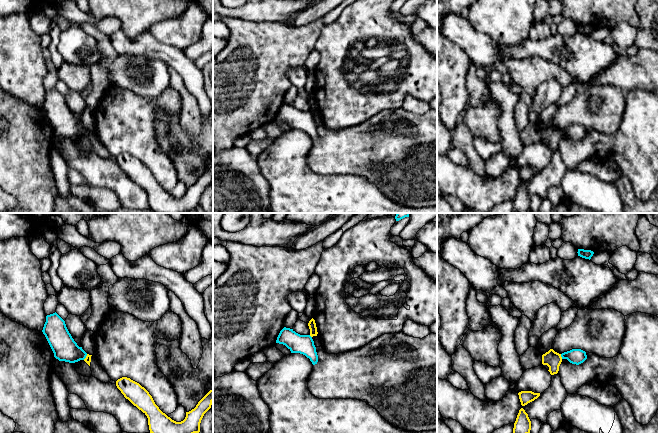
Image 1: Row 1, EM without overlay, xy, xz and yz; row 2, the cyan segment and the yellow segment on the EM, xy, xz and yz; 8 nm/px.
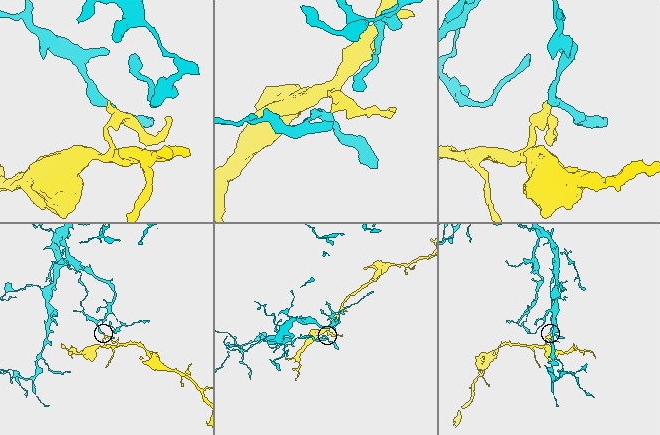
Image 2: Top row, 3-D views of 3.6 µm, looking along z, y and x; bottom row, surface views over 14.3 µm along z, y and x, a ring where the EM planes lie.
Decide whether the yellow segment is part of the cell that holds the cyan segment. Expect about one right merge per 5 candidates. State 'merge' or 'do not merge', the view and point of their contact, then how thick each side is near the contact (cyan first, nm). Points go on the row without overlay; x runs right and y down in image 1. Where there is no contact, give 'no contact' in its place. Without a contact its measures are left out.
do not merge; contact yz (561, 132); calibres 130 and 140 nm

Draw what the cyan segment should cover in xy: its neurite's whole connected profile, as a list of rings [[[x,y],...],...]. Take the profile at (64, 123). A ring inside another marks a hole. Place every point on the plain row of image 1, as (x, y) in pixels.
[[[56,88],[46,92],[42,108],[54,133],[59,137],[75,139],[86,134],[87,129],[77,121],[69,109],[65,97]]]

